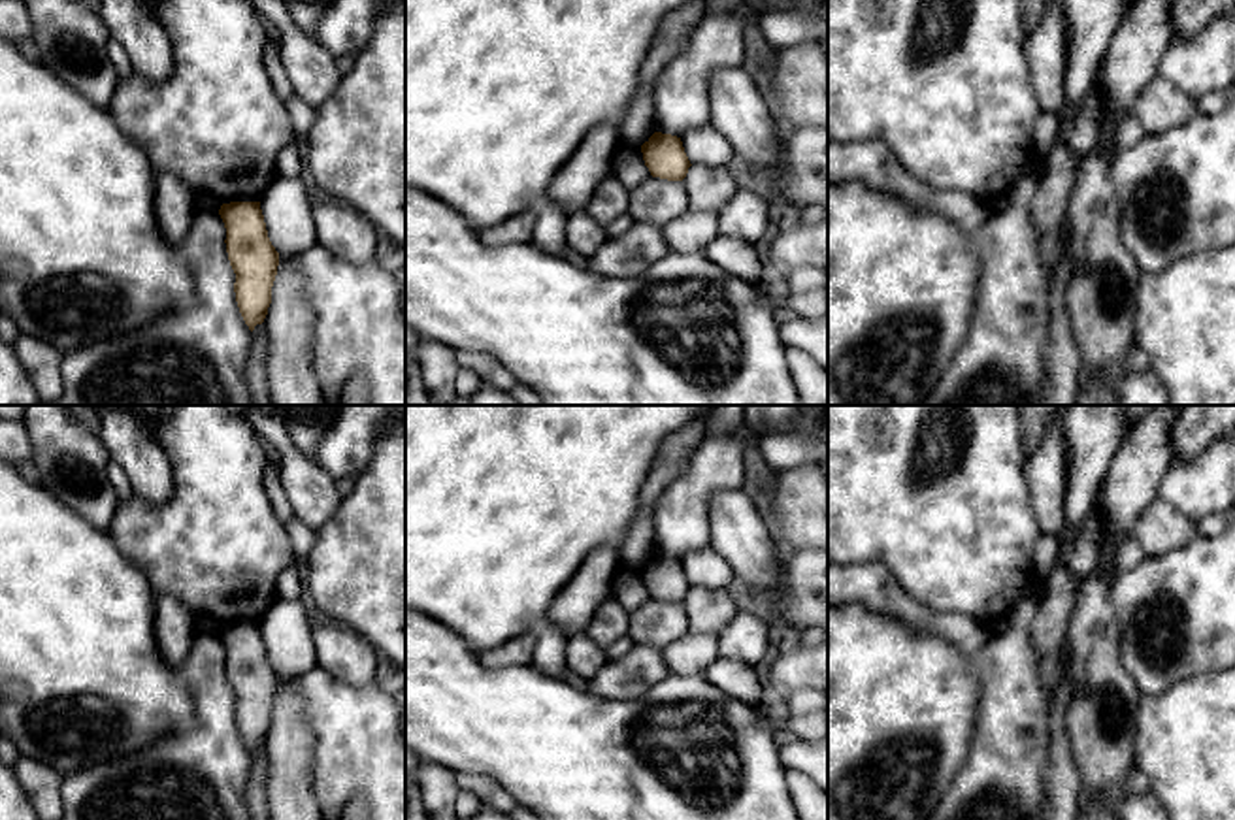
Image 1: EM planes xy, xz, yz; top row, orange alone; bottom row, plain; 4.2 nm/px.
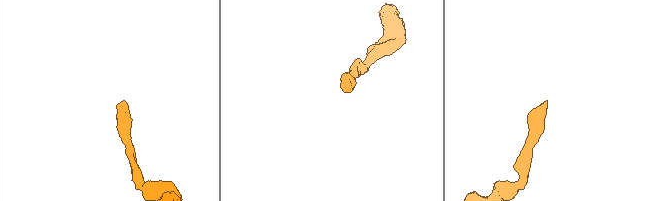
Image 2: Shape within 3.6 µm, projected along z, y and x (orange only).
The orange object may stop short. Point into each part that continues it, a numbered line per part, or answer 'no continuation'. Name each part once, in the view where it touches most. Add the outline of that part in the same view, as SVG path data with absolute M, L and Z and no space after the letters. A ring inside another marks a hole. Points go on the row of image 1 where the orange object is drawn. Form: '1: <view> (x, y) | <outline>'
no continuation

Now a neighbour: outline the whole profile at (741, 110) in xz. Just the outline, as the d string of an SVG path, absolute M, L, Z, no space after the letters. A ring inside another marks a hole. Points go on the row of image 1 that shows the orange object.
M750 66L720 68L709 83L711 124L754 170L771 173L781 160L784 124Z

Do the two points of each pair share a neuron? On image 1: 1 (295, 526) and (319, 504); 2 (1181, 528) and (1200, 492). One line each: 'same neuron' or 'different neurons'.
1: different neurons
2: different neurons

